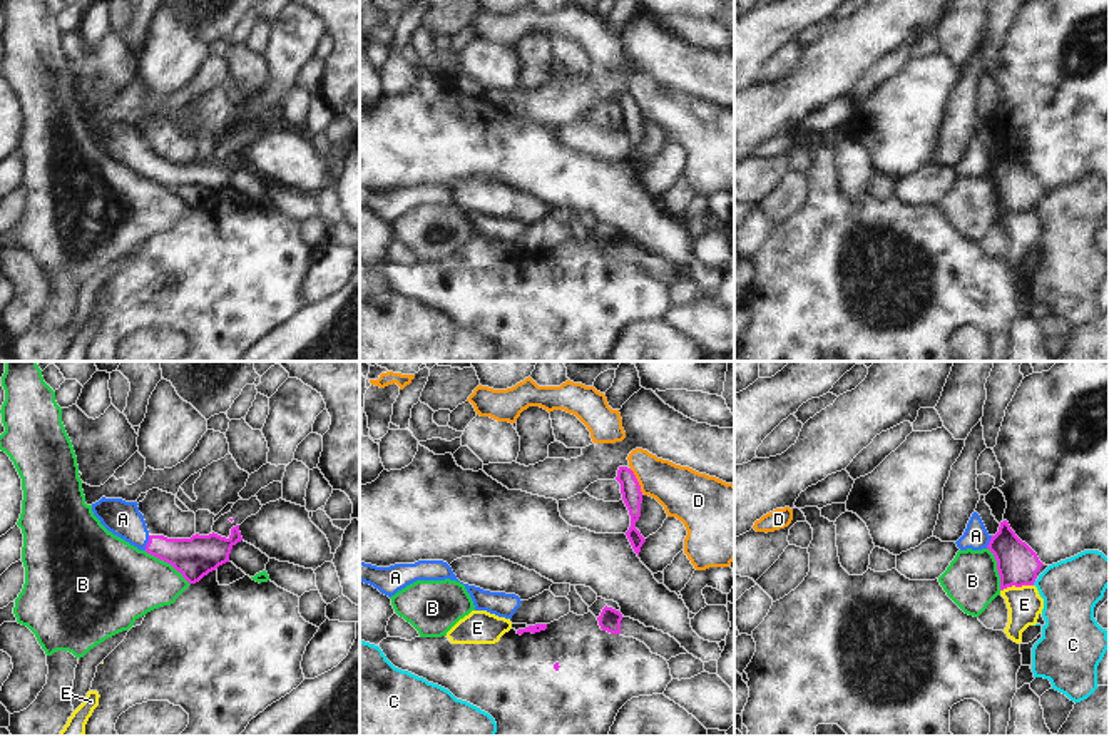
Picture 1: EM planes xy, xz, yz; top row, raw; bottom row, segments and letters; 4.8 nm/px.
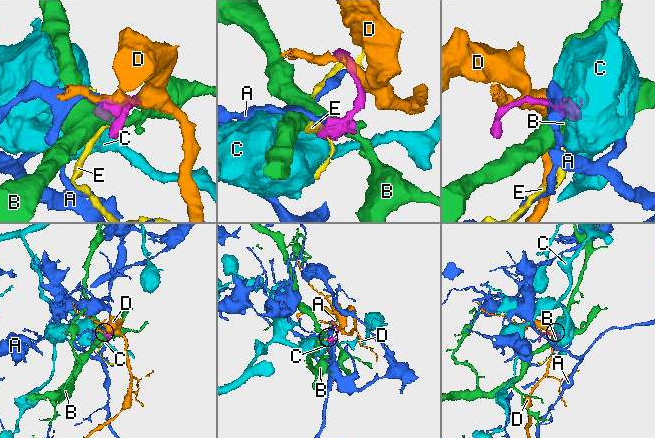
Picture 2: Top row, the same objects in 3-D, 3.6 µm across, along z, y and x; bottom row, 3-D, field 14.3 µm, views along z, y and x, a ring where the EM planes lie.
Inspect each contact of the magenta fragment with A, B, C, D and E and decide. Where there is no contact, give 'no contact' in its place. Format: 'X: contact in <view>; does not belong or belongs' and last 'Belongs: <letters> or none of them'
A: contact in xy; belongs
B: contact in xy; does not belong
C: contact in yz; does not belong
D: contact in xz; does not belong
E: contact in yz; does not belong
Belongs: A

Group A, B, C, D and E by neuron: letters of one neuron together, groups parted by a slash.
A / B / C / D / E

